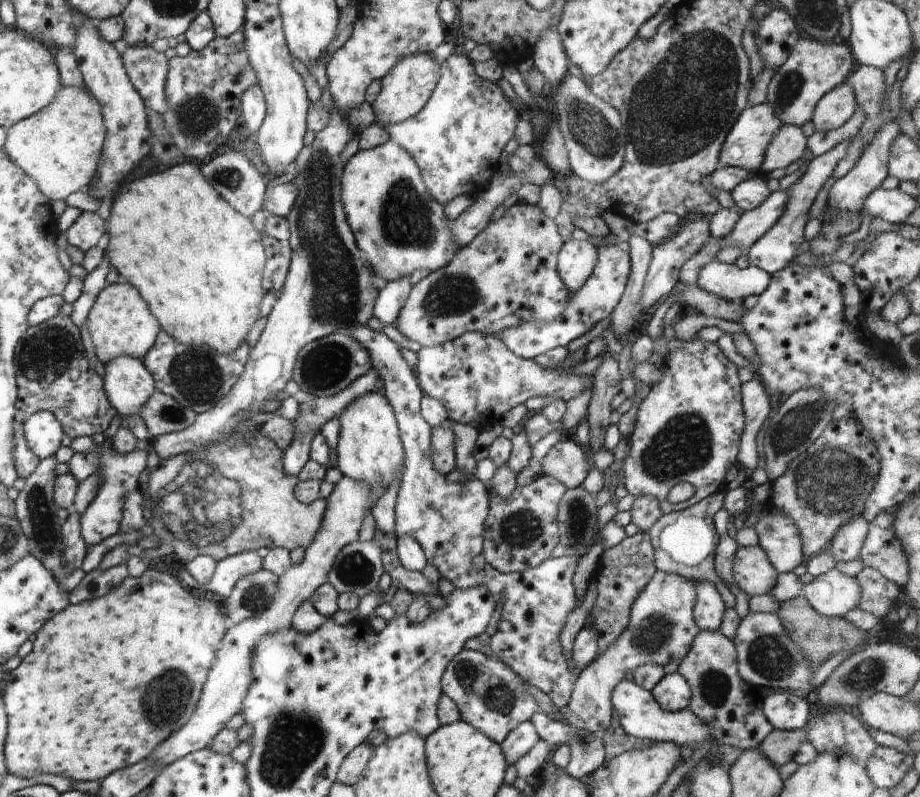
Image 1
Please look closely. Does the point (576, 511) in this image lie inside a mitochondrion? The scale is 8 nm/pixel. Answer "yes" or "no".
yes

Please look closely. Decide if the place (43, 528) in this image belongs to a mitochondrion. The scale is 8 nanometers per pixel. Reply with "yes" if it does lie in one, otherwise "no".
yes

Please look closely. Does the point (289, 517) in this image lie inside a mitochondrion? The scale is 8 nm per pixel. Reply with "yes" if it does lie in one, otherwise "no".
no

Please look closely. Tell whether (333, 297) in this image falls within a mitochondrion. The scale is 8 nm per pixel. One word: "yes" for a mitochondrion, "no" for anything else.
yes

